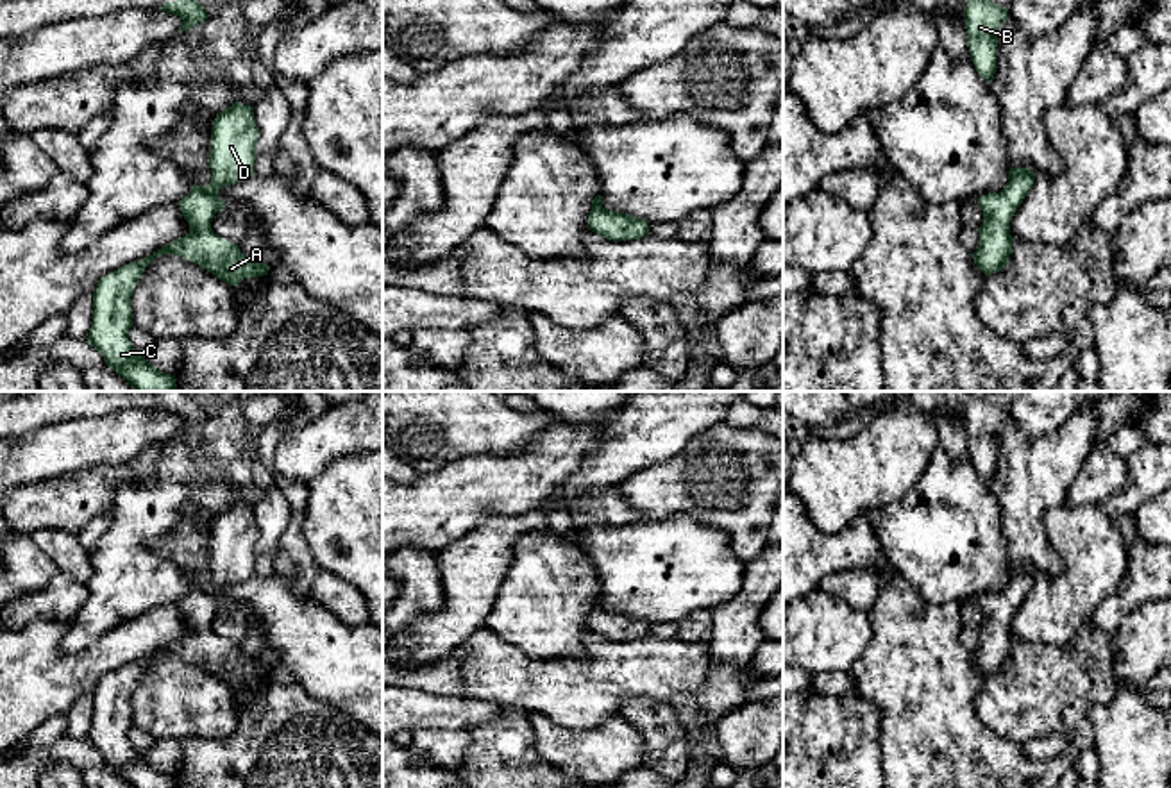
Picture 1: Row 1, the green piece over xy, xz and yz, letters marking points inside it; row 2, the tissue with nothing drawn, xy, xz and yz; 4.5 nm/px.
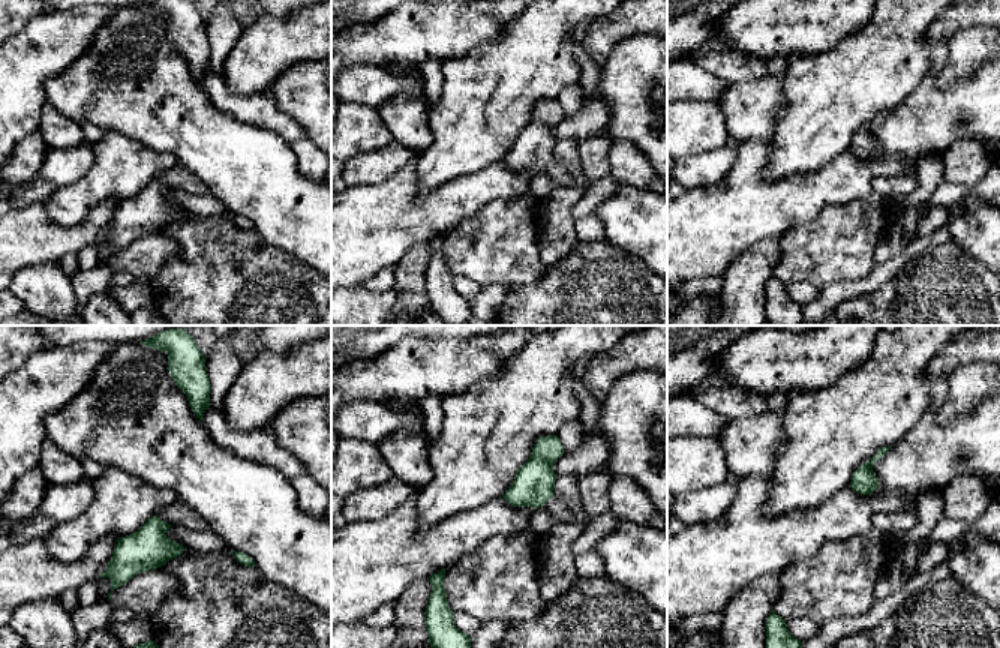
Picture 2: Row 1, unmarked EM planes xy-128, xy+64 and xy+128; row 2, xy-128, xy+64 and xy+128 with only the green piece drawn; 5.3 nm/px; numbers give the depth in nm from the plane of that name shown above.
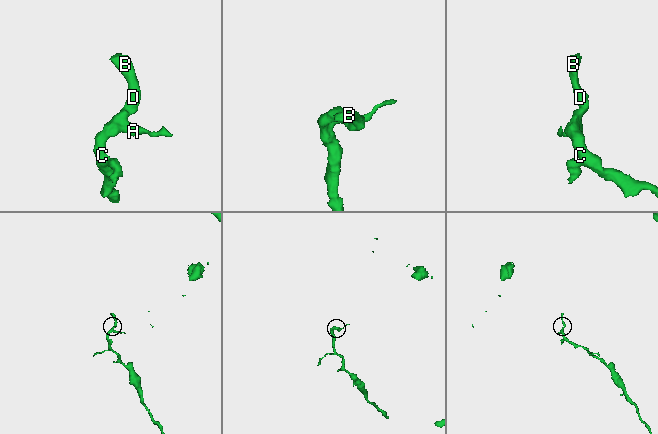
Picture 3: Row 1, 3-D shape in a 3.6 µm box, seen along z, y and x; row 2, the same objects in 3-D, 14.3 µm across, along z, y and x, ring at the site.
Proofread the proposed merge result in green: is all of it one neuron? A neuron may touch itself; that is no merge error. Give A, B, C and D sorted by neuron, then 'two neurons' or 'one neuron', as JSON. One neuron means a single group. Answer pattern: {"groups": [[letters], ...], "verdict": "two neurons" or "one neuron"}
{"groups": [["A", "B", "C", "D"]], "verdict": "one neuron"}

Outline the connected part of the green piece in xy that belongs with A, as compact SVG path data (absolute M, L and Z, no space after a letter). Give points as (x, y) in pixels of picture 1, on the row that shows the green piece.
M234 102L218 113L211 129L211 182L191 191L177 204L190 232L138 263L104 275L93 297L93 322L88 341L104 356L105 365L136 391L177 391L175 375L159 372L129 340L132 327L131 297L145 268L163 254L182 256L220 281L238 286L247 277L268 275L270 266L249 259L240 247L213 232L211 222L225 209L218 191L254 175L259 130L254 107Z

